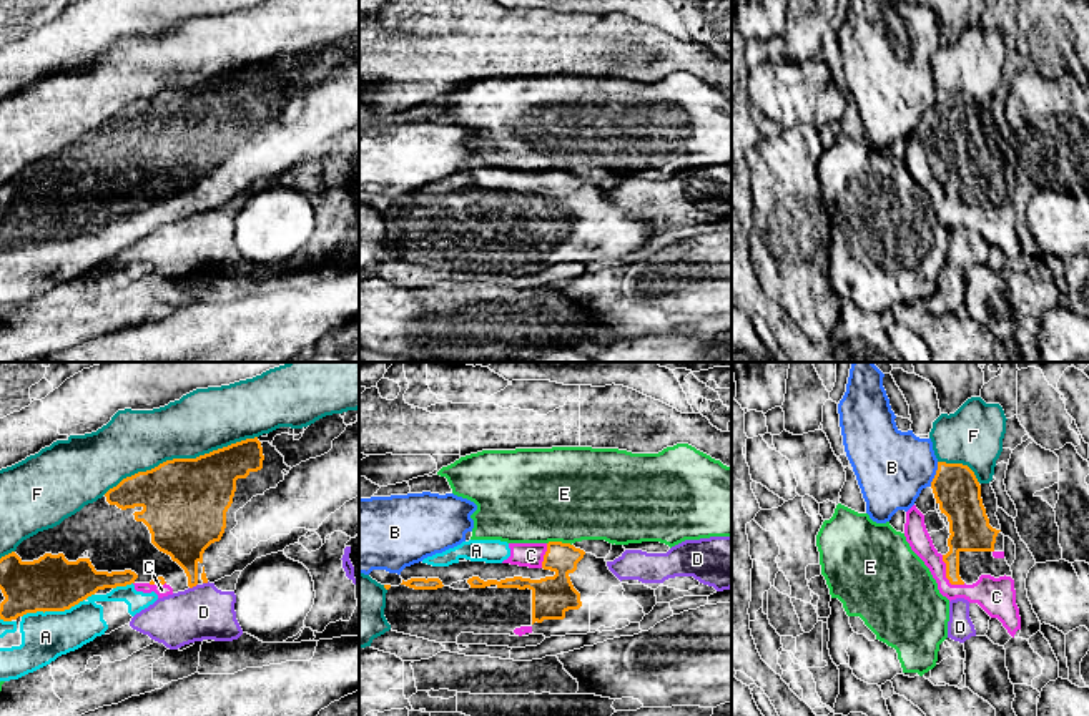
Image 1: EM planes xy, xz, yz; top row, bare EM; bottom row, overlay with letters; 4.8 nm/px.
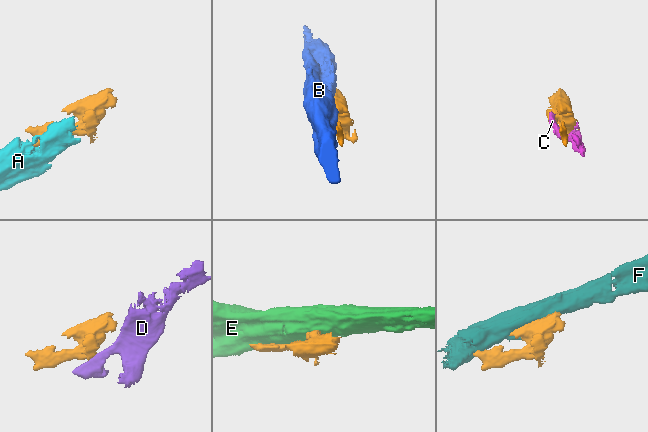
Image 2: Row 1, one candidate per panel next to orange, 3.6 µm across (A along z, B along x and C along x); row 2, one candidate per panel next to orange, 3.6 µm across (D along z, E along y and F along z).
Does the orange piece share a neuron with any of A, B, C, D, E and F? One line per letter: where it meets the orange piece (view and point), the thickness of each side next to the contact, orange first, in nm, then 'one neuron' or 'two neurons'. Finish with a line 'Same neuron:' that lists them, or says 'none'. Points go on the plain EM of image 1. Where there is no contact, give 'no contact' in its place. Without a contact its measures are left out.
A: xy (57, 238) | 280/240 nm | one neuron
B: yz (936, 102) | 220/360 nm | two neurons
C: yz (946, 203) | 190/170 nm | one neuron
D: xy (193, 213) | 240/260 nm | two neurons
E: xz (559, 170) | 180/460 nm | two neurons
F: xy (180, 87) | 420/300 nm | two neurons
Same neuron: A, C

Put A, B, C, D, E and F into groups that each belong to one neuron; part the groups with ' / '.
A C / B / D / E / F

